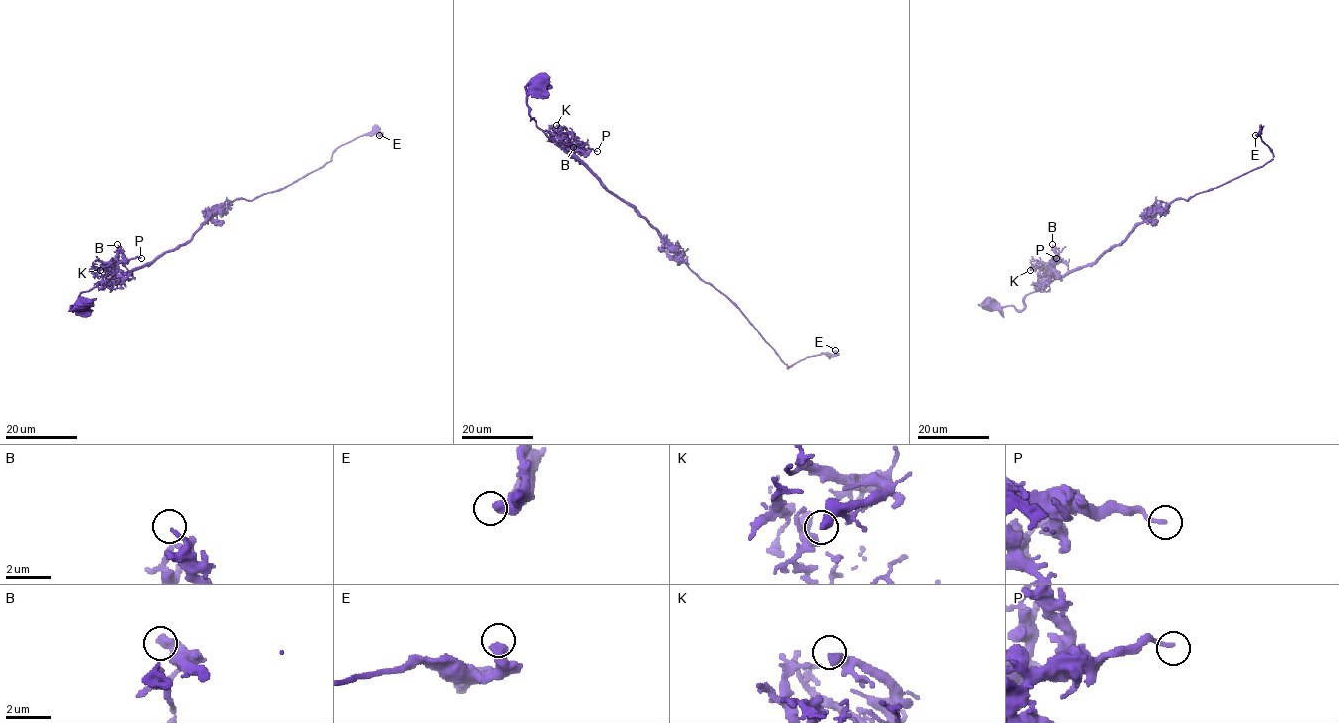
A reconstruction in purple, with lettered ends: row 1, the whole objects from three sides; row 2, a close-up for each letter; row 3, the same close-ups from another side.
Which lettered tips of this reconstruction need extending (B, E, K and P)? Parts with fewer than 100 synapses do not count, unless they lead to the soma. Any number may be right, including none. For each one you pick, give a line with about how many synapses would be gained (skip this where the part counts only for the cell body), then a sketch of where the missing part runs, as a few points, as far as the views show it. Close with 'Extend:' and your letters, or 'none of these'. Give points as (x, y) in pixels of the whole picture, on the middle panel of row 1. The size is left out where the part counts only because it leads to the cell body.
Extend: none of these

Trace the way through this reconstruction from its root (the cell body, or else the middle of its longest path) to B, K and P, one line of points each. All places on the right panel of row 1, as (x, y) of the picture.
B: (988, 304), (998, 308), (1013, 305), (1021, 310), (1024, 297), (1038, 291), (1050, 272), (1058, 253), (1052, 244)
K: (988, 304), (998, 308), (1013, 305), (1021, 310), (1024, 297), (1043, 287), (1047, 265), (1037, 262), (1030, 270)
P: (988, 304), (998, 308), (1013, 305), (1021, 310), (1024, 297), (1043, 287), (1056, 258)

